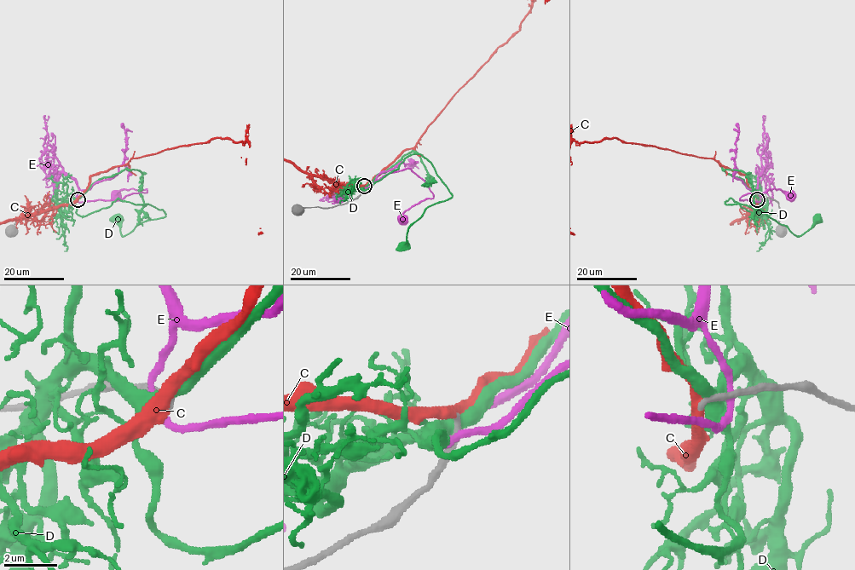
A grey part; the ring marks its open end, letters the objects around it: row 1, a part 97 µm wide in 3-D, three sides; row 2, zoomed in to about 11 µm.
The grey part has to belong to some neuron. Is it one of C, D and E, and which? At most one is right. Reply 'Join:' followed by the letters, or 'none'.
Join: C

